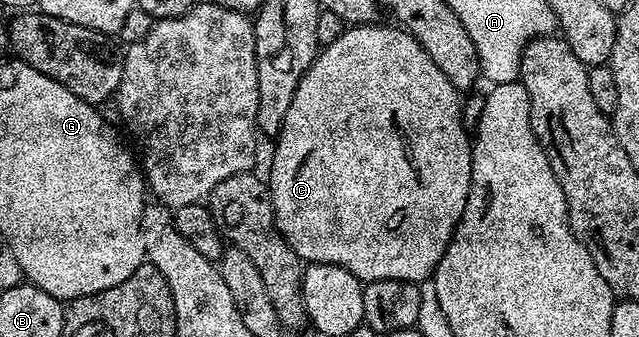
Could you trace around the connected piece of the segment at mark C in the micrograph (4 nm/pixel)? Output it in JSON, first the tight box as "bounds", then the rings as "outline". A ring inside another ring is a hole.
{"bounds":[269,26,471,284],"outline":[[[348,26],[341,37],[326,44],[316,55],[313,65],[309,65],[305,77],[301,77],[301,85],[297,85],[297,93],[293,93],[293,105],[289,105],[289,113],[285,113],[285,121],[274,140],[276,143],[275,152],[271,155],[269,190],[276,227],[304,264],[337,265],[342,270],[353,273],[356,280],[367,283],[378,279],[400,279],[420,284],[434,276],[435,266],[441,261],[461,221],[461,213],[465,213],[465,201],[469,197],[471,184],[471,139],[463,127],[460,92],[455,90],[449,77],[445,77],[445,73],[441,73],[441,69],[433,65],[433,57],[429,57],[429,53],[425,53],[418,41],[402,27],[383,26]]]}

